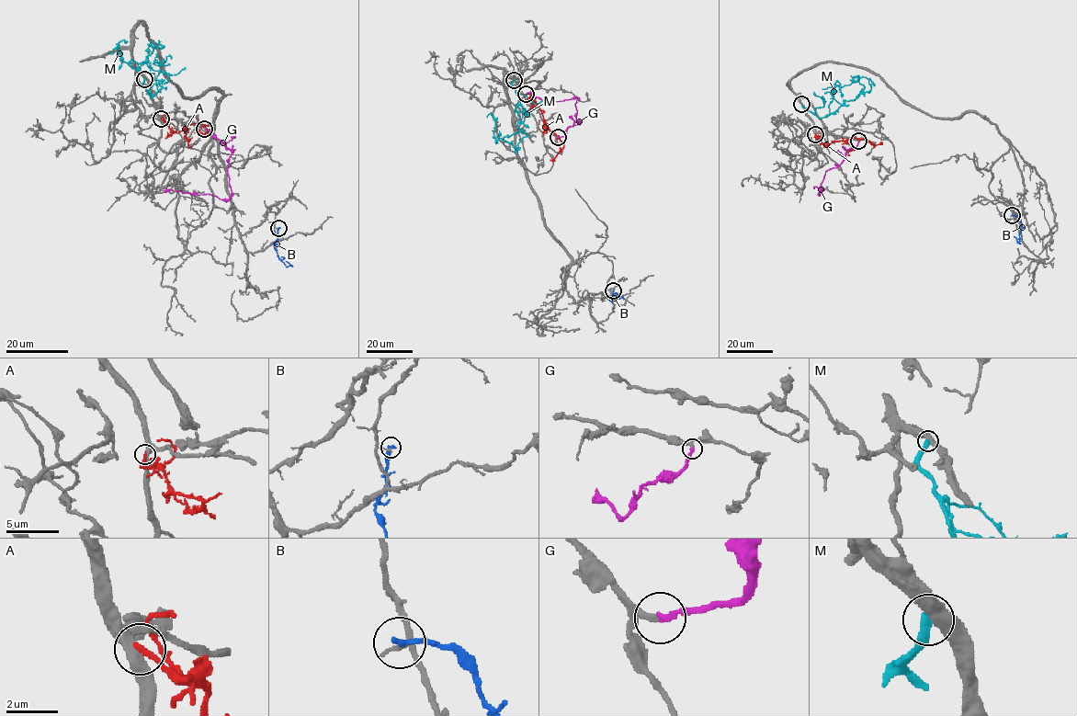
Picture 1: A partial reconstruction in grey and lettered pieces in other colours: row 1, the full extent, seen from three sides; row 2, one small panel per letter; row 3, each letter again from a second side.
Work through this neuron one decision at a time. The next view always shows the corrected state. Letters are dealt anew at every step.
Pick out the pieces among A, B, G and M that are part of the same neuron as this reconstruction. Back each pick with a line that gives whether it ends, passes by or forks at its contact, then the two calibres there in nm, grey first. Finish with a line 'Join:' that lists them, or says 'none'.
G: It ends there. Thickness 220 nm (grey) against 200 nm
Join: G

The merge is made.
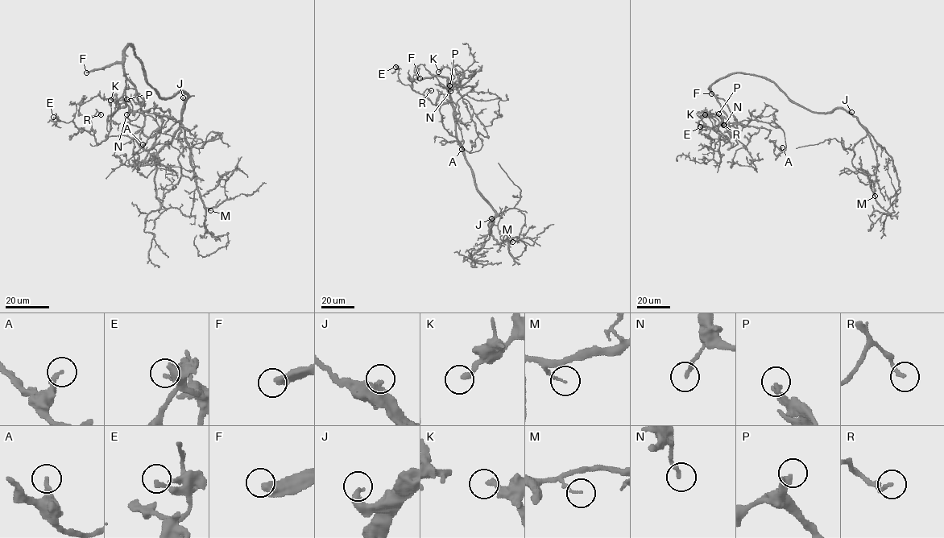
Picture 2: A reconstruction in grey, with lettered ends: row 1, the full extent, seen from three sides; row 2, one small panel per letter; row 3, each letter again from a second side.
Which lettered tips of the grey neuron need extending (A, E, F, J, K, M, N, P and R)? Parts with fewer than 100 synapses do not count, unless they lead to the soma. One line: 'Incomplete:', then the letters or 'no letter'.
Incomplete: F, J

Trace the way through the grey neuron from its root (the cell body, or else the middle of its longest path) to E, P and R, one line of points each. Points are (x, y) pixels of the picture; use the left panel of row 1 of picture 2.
E: (134, 52), (128, 44), (126, 104), (108, 116), (105, 139), (97, 143), (72, 121), (53, 117)
P: (134, 52), (128, 44), (123, 73), (142, 132), (157, 134), (140, 165), (138, 151), (159, 126), (126, 99)
R: (134, 52), (128, 44), (126, 104), (108, 116), (108, 136), (97, 143), (90, 118), (101, 114)

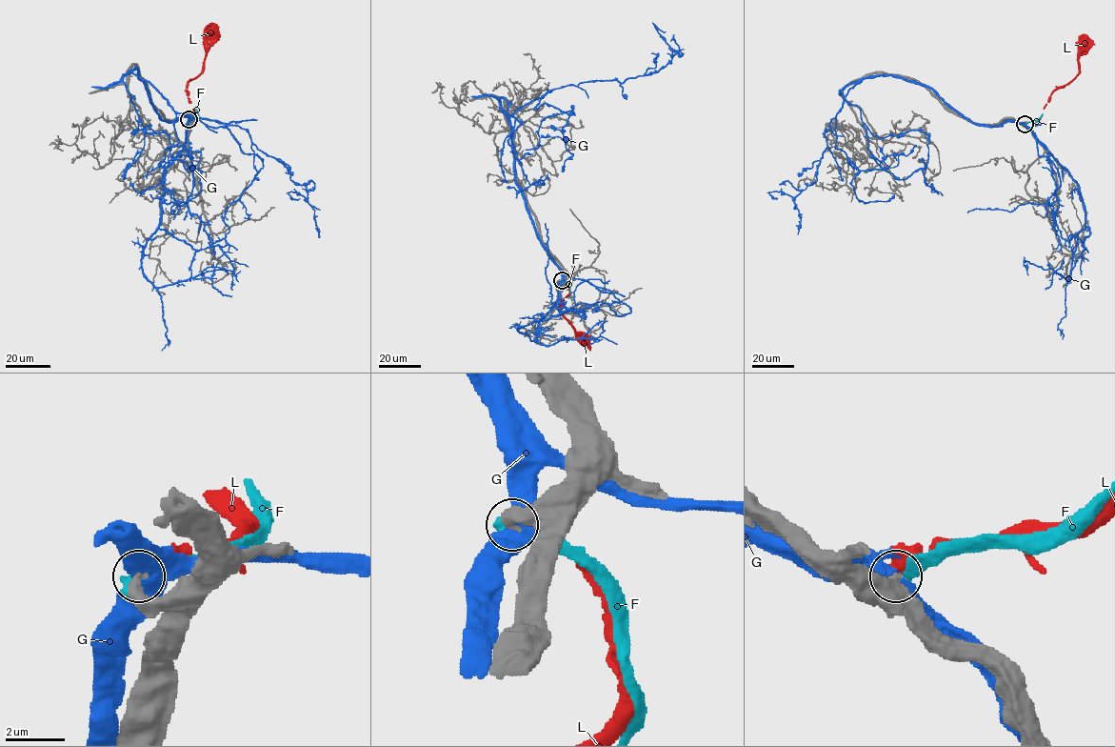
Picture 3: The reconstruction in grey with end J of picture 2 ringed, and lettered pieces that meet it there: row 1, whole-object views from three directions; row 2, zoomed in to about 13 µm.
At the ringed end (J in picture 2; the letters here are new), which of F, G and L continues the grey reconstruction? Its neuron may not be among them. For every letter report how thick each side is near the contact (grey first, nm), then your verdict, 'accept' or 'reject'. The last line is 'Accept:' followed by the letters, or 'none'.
F: 550/400 nm | reject
G: 550/600 nm | reject
L: 460/360 nm | accept
Accept: L

